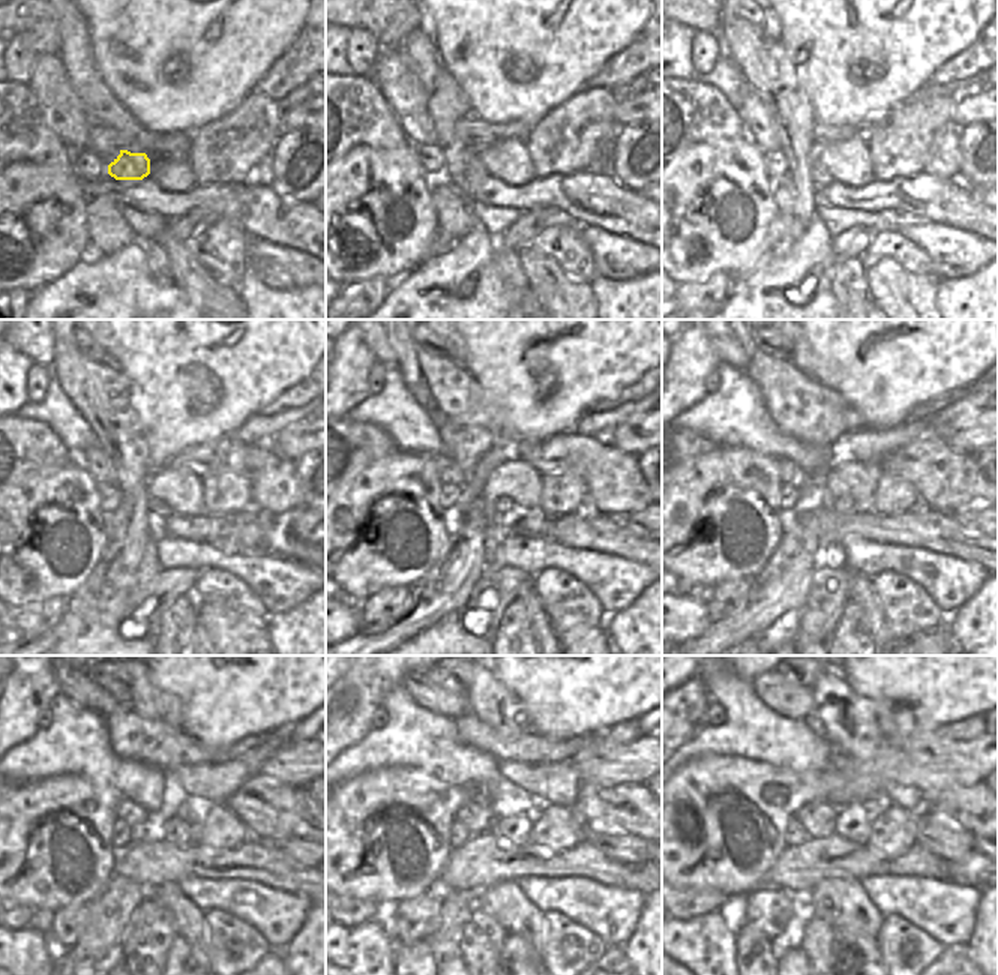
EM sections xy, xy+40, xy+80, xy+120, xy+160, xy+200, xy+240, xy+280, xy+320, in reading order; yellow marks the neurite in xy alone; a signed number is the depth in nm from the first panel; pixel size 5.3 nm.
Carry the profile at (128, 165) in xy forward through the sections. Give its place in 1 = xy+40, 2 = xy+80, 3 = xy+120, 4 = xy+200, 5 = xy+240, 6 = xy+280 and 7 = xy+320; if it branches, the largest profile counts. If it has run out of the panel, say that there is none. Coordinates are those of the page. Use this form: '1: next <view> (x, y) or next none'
1: next xy+40 (476, 173)
2: next xy+80 (821, 177)
3: next xy+120 (158, 512)
4: next xy+200 (842, 504)
5: next xy+240 (174, 830)
6: next xy+280 (517, 828)
7: next xy+320 (853, 824)

